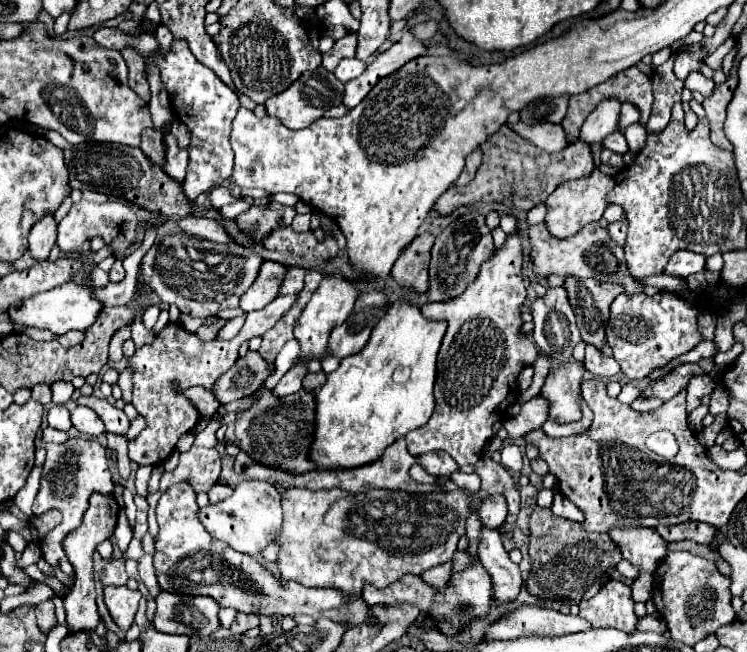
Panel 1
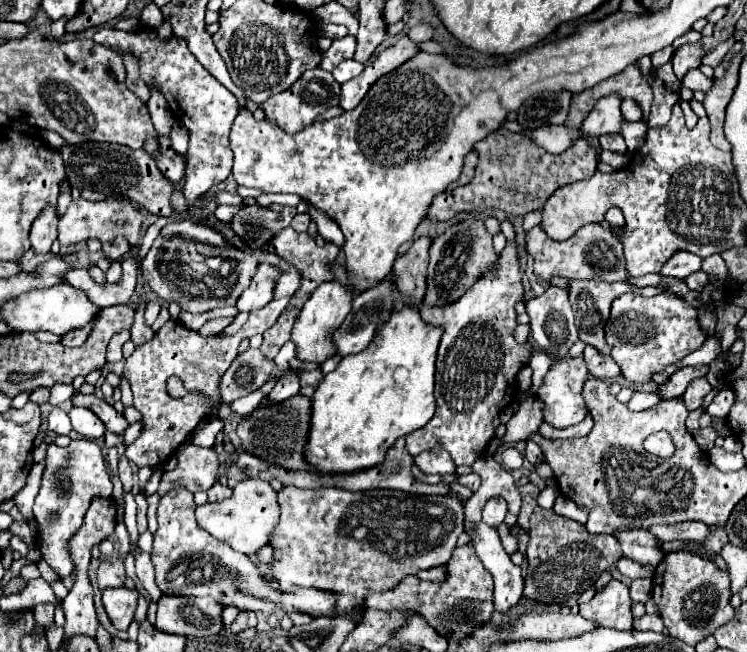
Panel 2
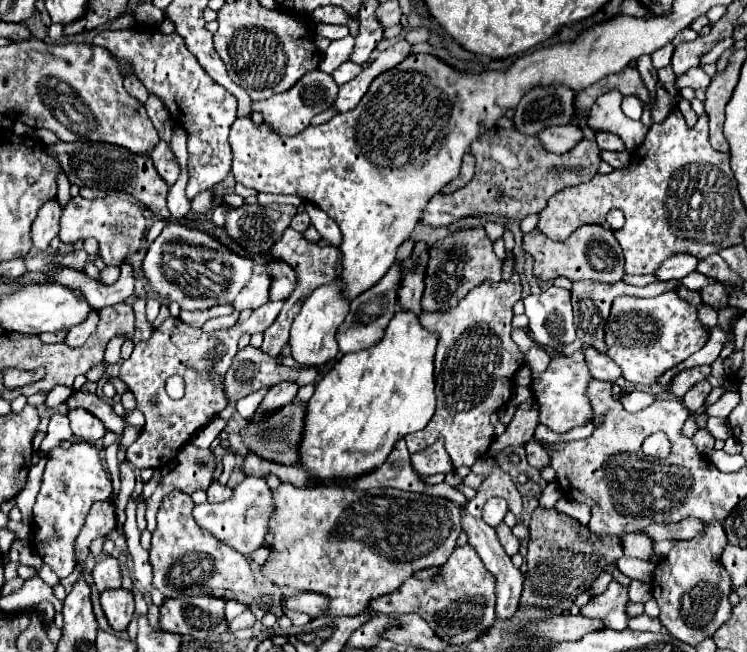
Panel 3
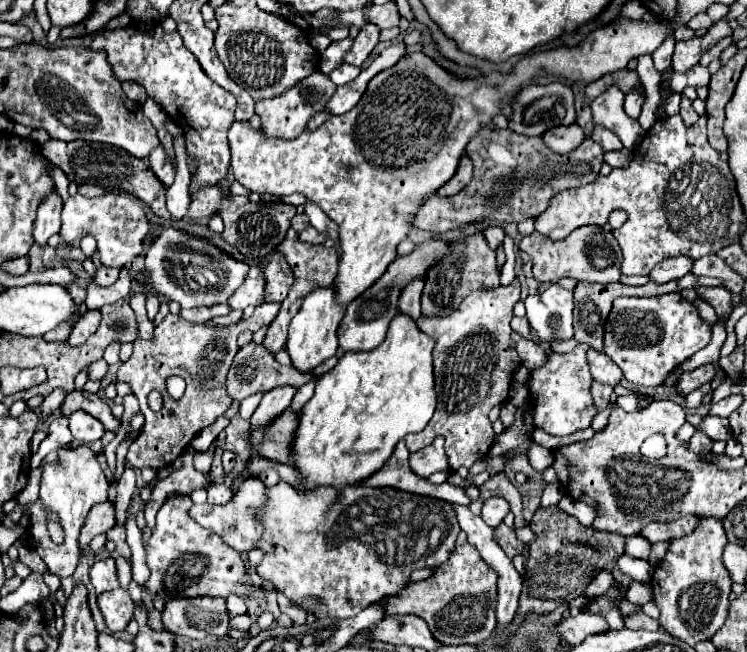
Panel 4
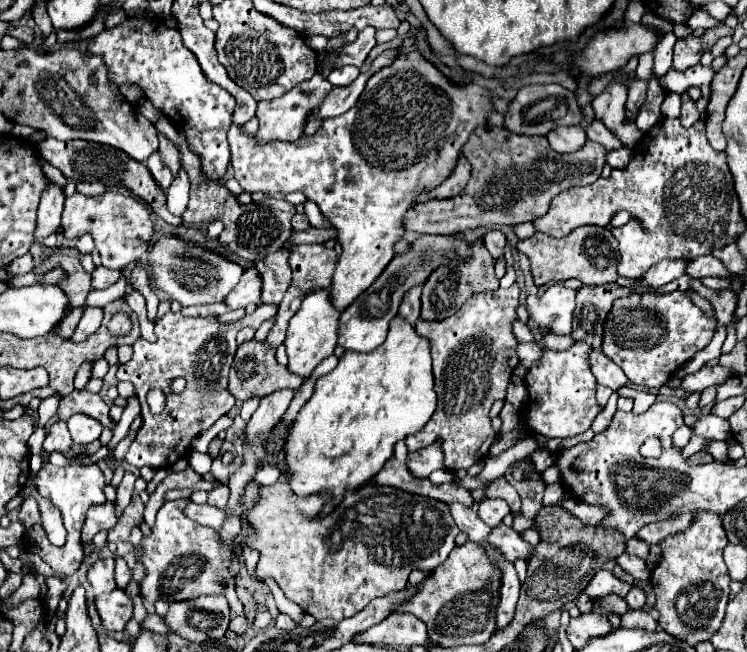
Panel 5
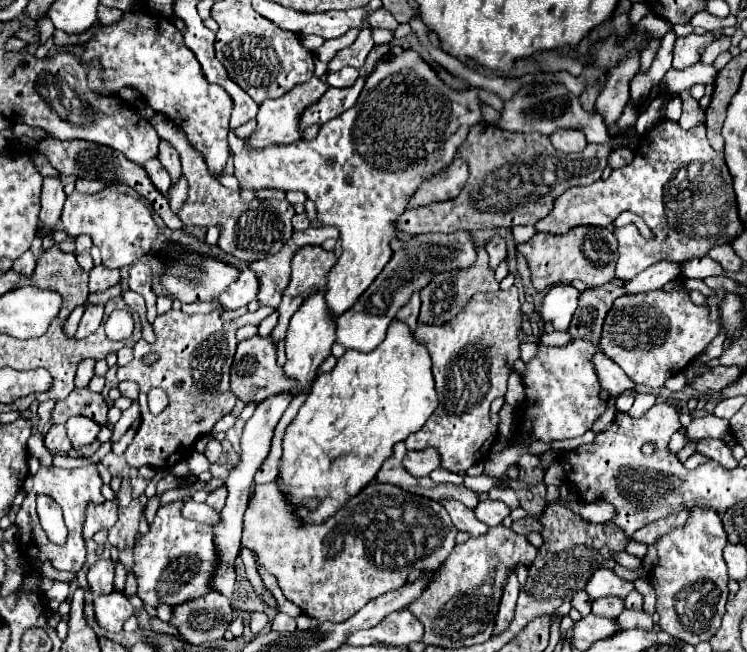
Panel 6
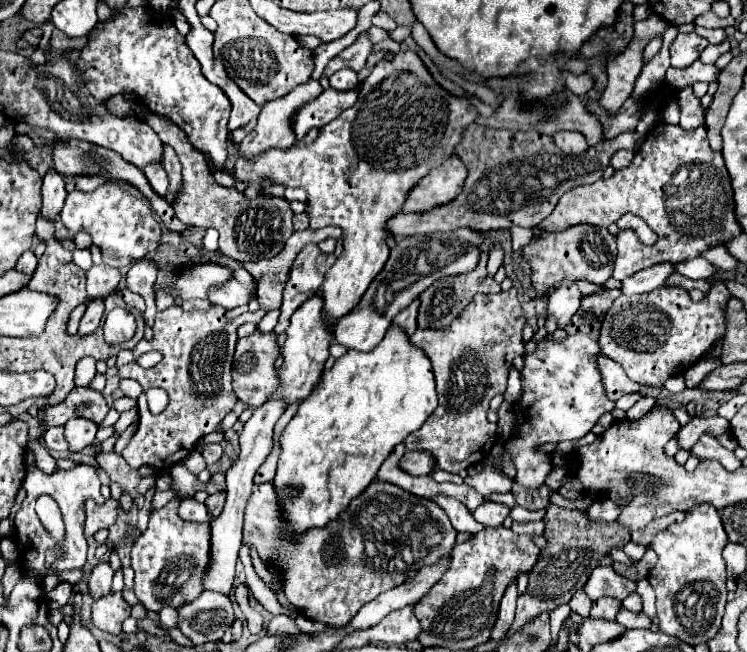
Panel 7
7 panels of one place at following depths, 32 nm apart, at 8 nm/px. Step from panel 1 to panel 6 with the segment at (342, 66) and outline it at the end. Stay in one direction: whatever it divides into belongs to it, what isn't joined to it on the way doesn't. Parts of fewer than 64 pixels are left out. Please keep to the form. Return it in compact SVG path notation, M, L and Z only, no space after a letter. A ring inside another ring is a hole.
M346 66L346 68L330 74L328 76L328 84L334 86L334 88L350 88L356 82L356 78L358 78L358 70Z

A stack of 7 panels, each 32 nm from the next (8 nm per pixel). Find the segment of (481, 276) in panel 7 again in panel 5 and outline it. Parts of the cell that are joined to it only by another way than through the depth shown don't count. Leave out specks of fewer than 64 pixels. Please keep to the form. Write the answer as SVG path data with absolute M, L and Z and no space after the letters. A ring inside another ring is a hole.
M482 240L472 244L472 258L468 262L452 260L450 264L438 268L432 272L428 282L422 288L422 320L446 320L448 316L454 316L462 304L476 292L488 292L498 288L498 278L494 276L494 262L490 252L484 248Z

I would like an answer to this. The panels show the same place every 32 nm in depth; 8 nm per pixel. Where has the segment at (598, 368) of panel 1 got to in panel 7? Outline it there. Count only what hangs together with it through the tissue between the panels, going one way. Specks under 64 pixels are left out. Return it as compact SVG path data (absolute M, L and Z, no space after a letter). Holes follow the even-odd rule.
M598 356L598 364L600 364L600 372L602 372L602 382L606 386L606 394L612 402L616 402L618 398L622 398L626 394L642 390L642 386L632 382L626 376L626 372L620 368L620 364L610 360L608 356Z

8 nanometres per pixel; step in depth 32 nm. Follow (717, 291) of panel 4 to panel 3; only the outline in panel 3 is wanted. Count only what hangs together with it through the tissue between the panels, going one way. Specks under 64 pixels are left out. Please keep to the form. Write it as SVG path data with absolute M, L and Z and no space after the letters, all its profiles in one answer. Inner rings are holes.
M720 282L702 288L702 290L700 290L700 296L702 296L702 302L704 302L704 304L710 304L710 306L716 308L716 310L728 306L728 292L726 292L724 284L720 284Z

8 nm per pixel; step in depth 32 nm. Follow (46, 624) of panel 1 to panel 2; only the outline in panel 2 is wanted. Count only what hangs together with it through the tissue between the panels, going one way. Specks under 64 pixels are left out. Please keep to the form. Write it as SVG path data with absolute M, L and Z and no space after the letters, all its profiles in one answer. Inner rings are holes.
M40 604L40 606L36 606L32 612L34 612L36 620L38 620L44 628L48 628L50 624L54 624L54 604Z

